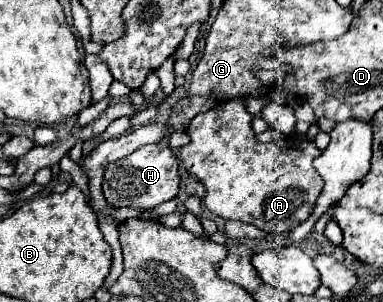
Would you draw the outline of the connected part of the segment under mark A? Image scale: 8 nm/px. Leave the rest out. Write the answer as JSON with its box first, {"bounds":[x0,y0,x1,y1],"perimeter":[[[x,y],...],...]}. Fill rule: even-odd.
{"bounds":[178,99,324,233],"perimeter":[[[230,99],[218,103],[214,109],[206,113],[198,113],[186,129],[190,143],[178,149],[178,159],[186,167],[190,175],[194,175],[206,189],[204,205],[208,211],[222,219],[234,219],[244,221],[250,225],[256,225],[258,229],[266,233],[288,233],[302,221],[306,221],[314,207],[316,199],[322,193],[324,179],[318,175],[318,171],[312,167],[312,161],[322,153],[314,141],[302,139],[294,147],[282,147],[280,143],[260,143],[250,127],[252,115],[244,107],[244,99]]]}

